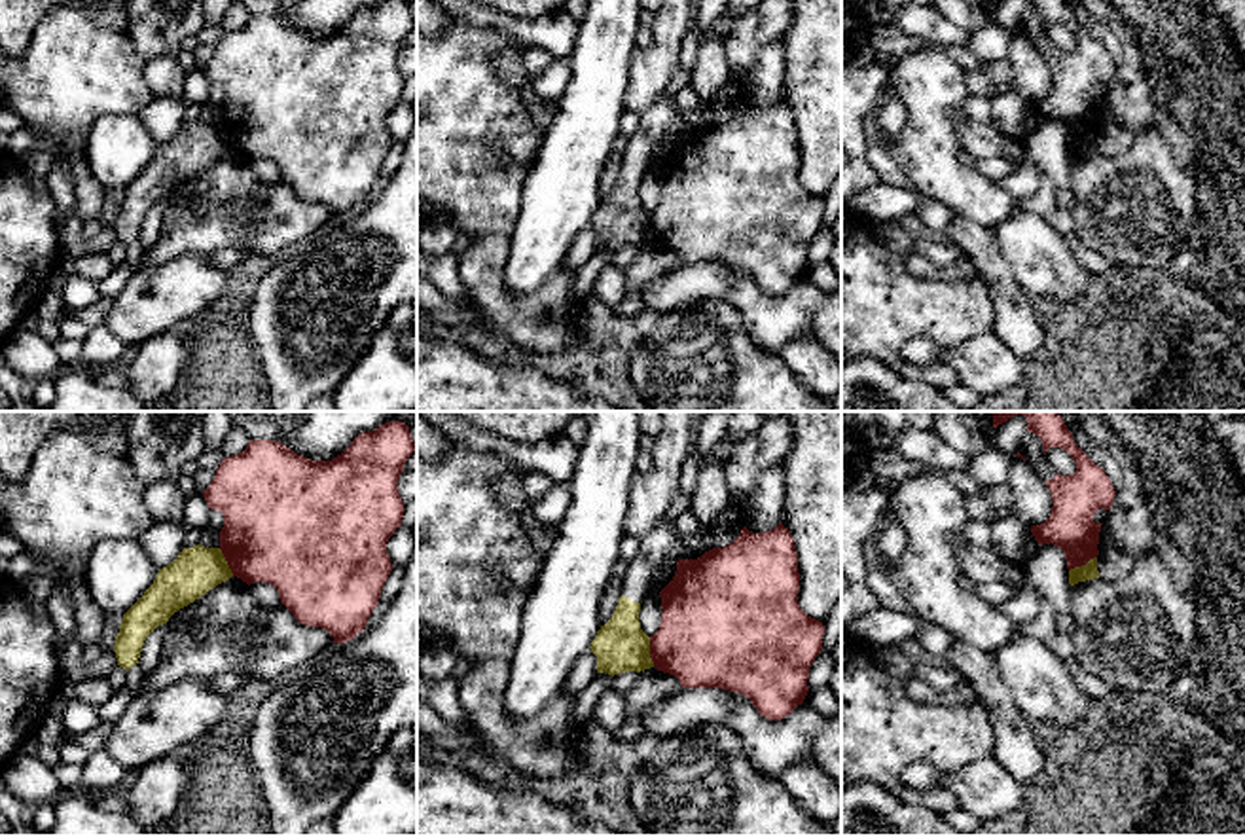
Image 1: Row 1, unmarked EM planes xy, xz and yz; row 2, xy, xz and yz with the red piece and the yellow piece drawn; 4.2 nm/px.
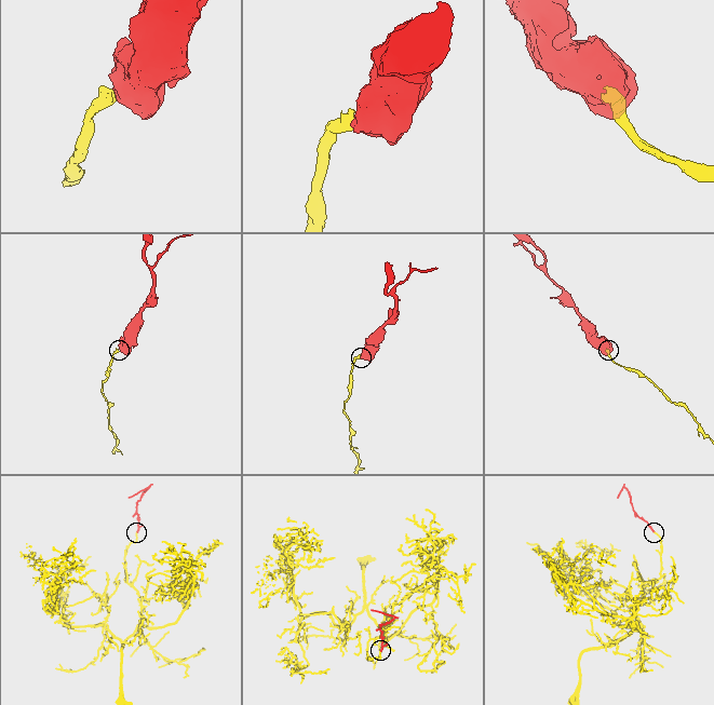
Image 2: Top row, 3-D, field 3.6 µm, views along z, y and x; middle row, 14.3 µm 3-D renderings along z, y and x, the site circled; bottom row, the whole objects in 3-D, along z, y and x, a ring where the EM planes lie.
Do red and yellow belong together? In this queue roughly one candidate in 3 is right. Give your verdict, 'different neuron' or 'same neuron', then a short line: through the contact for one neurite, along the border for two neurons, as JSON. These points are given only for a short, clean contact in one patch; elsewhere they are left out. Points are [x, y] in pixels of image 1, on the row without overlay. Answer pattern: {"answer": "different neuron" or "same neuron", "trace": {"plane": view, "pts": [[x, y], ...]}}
{"answer": "different neuron", "trace": {"plane": "xz", "pts": [[649, 213], [649, 232], [654, 241]]}}

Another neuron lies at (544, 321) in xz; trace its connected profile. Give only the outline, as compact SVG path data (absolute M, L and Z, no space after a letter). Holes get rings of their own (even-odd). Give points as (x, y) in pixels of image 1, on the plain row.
M483 235L470 241L459 256L457 273L466 286L466 303L479 315L481 328L510 341L521 351L550 356L580 343L576 326L578 311L584 303L572 305L572 286L576 271L559 265L536 290L527 296L514 296L504 284L504 269L510 258L510 237Z

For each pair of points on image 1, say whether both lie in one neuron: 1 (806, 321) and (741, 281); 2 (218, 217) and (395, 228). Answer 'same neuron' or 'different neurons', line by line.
1: same neuron
2: different neurons

